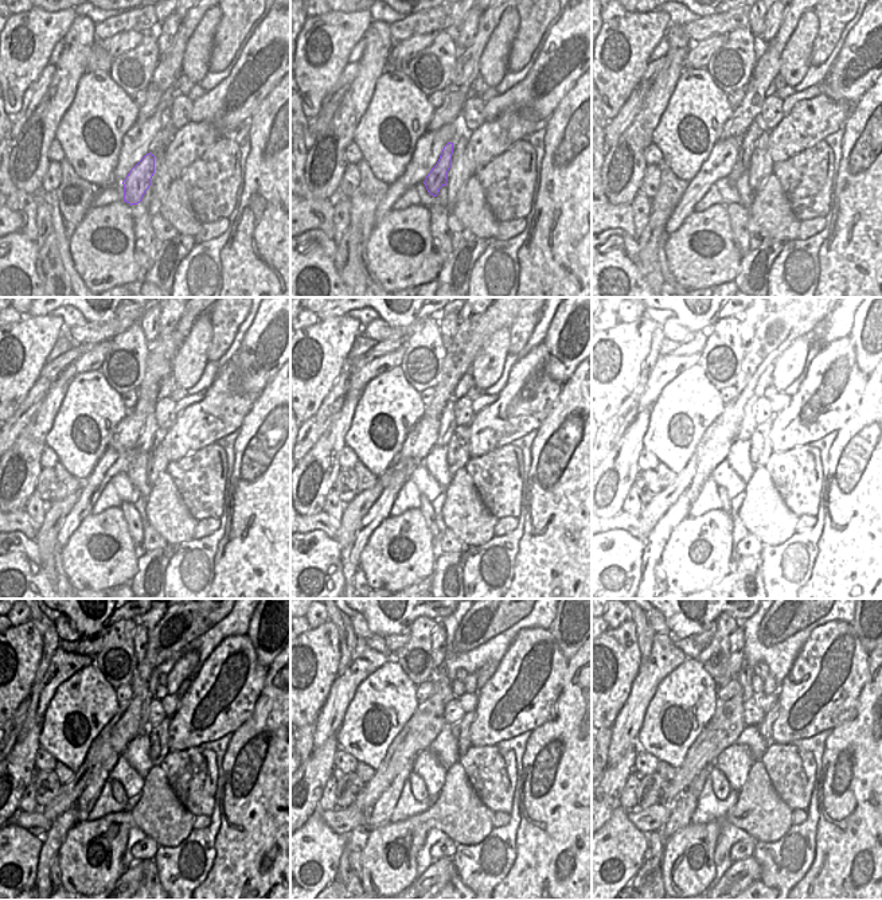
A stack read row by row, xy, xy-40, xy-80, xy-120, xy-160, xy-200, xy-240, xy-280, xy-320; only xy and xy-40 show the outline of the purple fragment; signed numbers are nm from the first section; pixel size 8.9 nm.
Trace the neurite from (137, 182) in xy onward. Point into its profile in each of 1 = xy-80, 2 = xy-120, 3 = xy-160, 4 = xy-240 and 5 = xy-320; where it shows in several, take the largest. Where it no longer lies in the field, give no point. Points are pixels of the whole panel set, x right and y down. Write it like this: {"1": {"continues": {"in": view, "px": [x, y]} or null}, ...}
{"1": {"continues": {"in": "xy-80", "px": [749, 139]}}, "2": {"continues": {"in": "xy-120", "px": [147, 436]}}, "3": {"continues": {"in": "xy-160", "px": [448, 424]}}, "4": {"continues": {"in": "xy-240", "px": [144, 716]}}, "5": {"continues": {"in": "xy-320", "px": [744, 676]}}}

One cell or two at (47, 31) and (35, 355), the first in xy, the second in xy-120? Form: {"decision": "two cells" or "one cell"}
{"decision": "one cell"}

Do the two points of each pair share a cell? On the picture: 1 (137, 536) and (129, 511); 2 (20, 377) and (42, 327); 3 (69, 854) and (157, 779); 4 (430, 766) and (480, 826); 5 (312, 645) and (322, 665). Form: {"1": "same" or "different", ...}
{"1": "same", "2": "same", "3": "same", "4": "different", "5": "same"}

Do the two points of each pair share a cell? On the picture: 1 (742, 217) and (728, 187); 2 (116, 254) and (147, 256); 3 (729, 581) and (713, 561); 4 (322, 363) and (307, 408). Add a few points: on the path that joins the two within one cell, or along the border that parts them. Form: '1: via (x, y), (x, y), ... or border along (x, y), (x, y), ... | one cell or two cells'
1: border along (738, 202), (725, 205) | two cells
2: border along (133, 223), (133, 258), (144, 272) | two cells
3: border along (733, 567), (713, 584) | two cells
4: via (316, 374), (307, 384), (307, 397) | one cell

